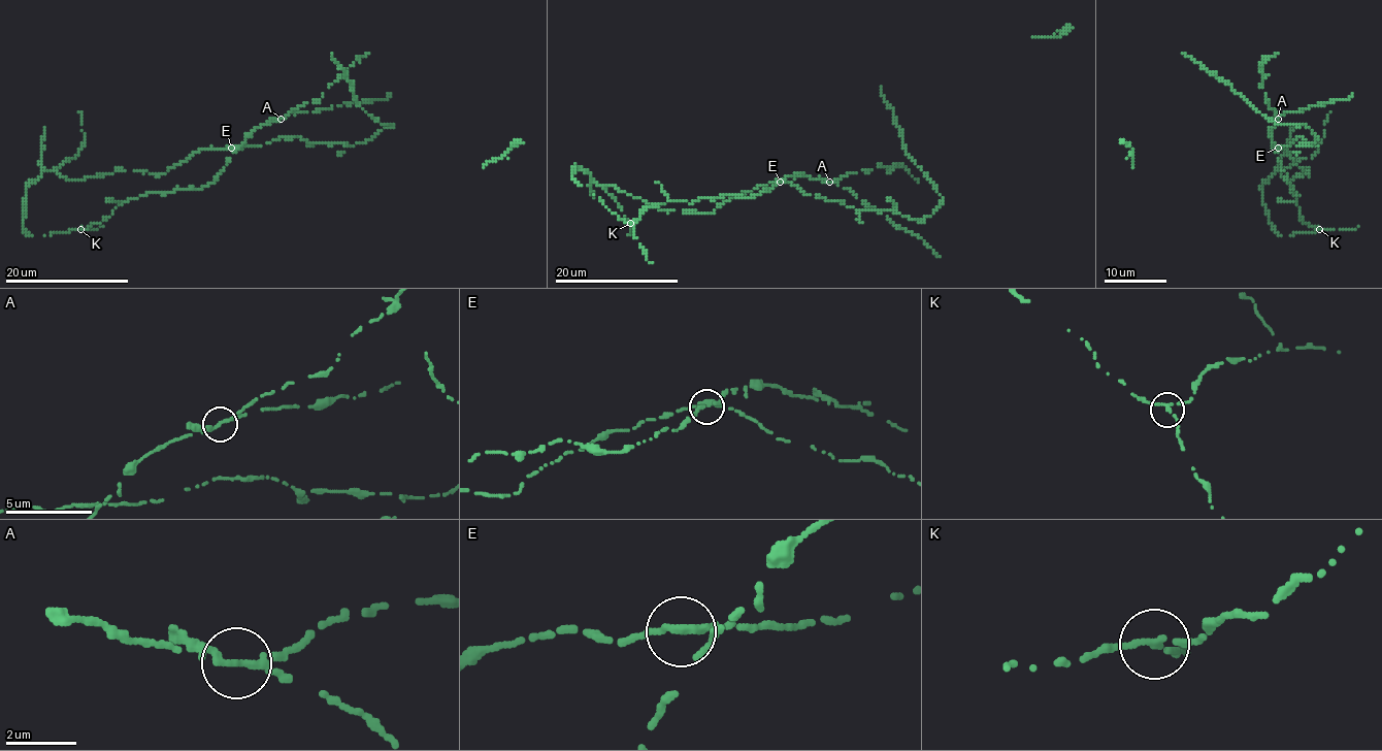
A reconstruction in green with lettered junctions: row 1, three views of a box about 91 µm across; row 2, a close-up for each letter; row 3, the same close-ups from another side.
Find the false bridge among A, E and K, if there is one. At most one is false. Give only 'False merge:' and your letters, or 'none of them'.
False merge: A

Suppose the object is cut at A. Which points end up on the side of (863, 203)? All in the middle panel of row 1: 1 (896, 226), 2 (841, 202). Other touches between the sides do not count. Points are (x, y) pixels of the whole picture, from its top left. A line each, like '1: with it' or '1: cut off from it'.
1: with it
2: cut off from it

